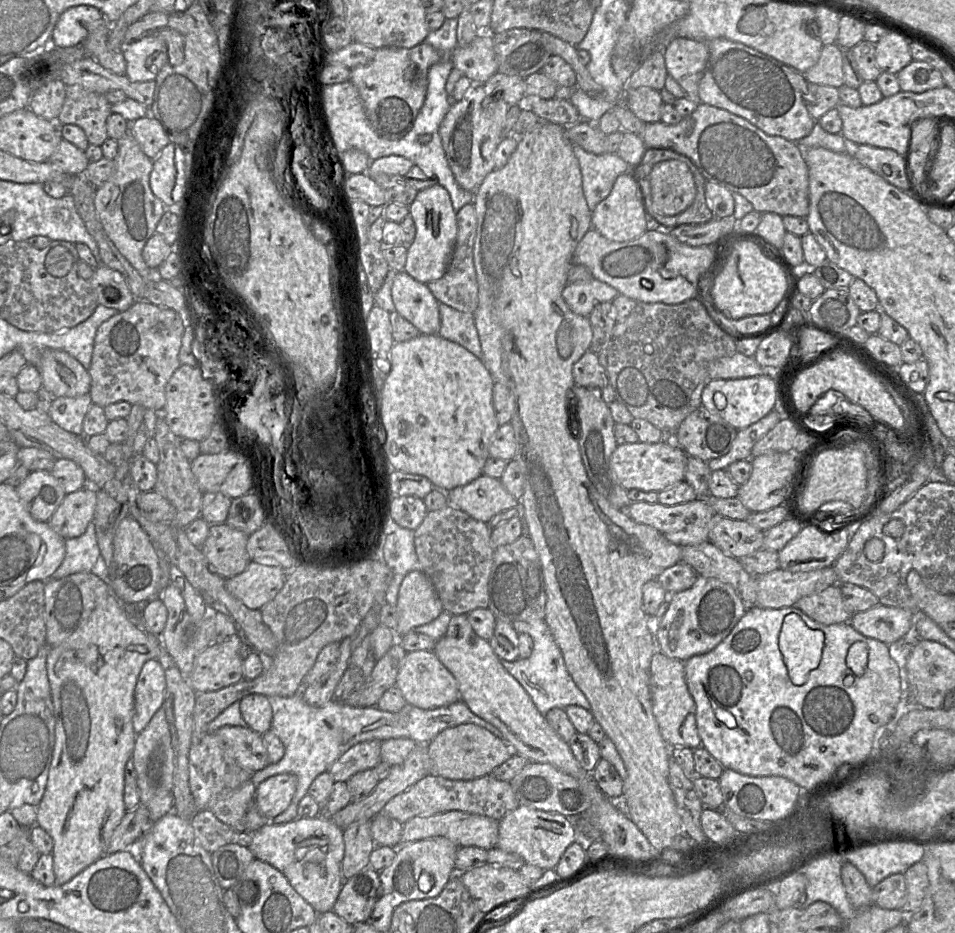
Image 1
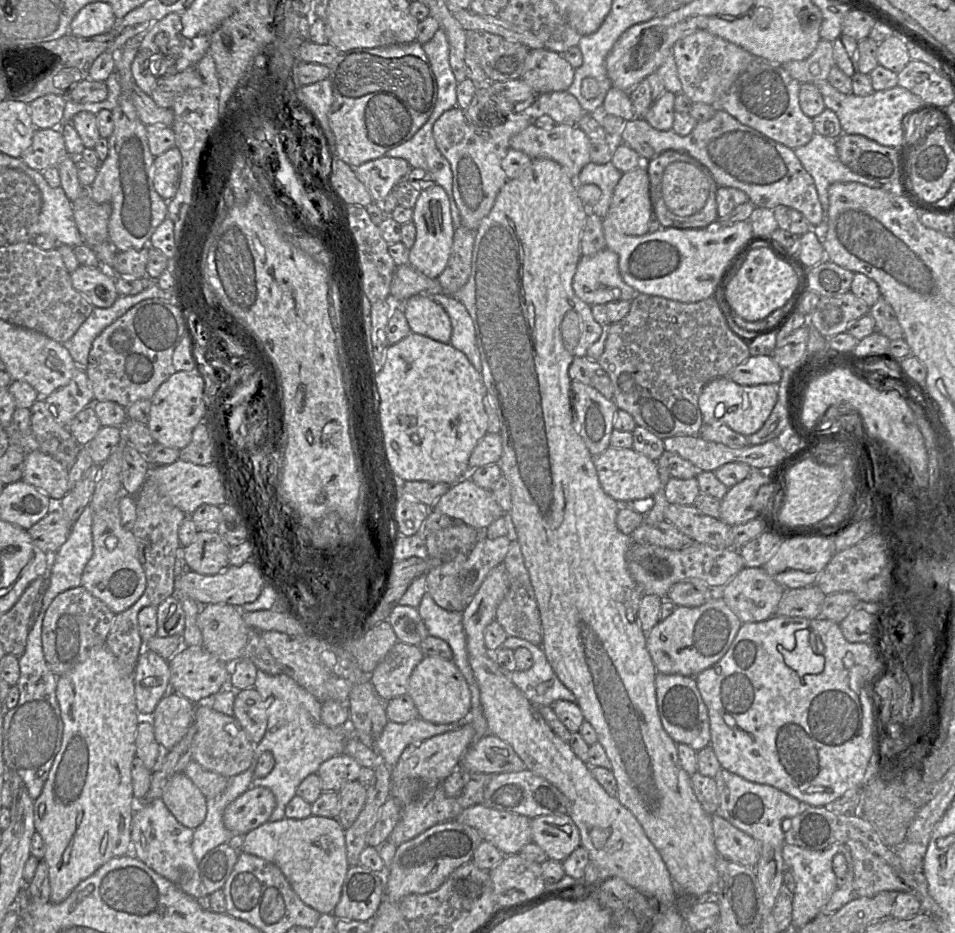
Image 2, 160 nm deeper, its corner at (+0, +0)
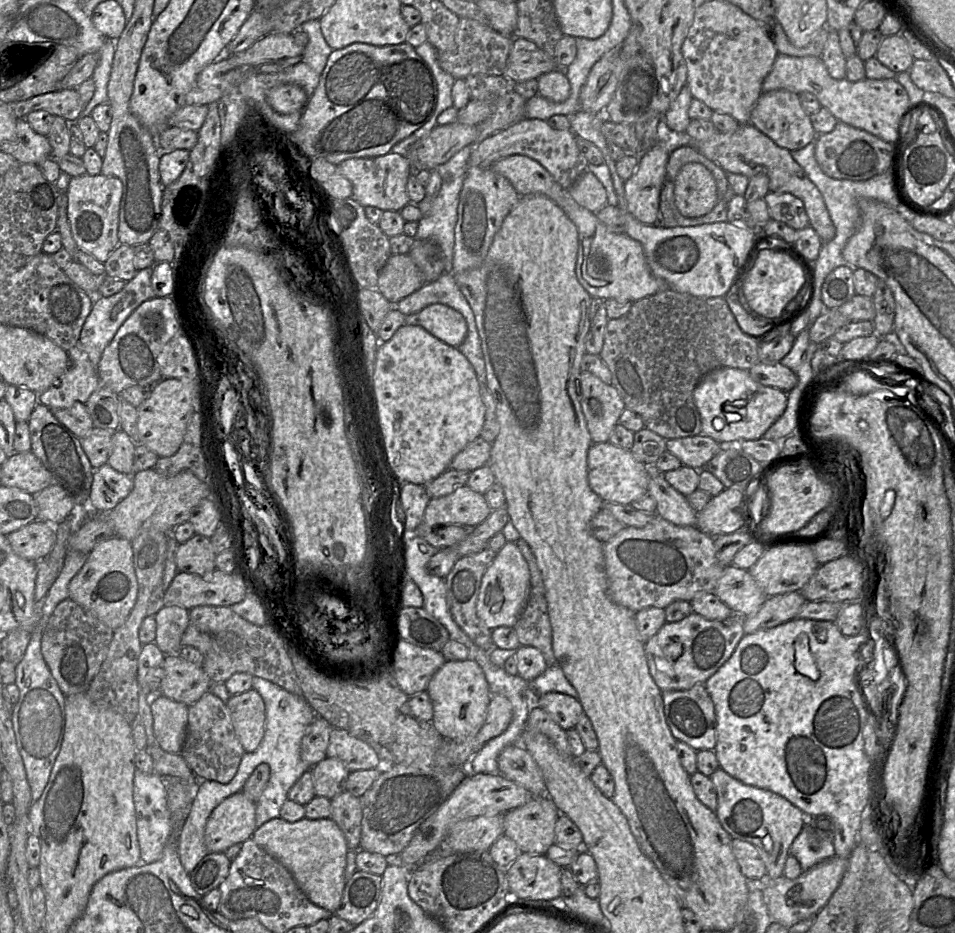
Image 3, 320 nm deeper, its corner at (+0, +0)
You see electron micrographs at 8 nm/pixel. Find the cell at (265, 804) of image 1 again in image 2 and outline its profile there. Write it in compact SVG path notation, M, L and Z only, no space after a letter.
M251 786L225 808L223 822L234 835L246 835L269 821L275 807L276 799L270 789Z

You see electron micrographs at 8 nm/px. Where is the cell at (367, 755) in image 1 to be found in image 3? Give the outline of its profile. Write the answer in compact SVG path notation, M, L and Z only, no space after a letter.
M326 757L311 768L315 796L334 798L345 791L350 771L342 761Z

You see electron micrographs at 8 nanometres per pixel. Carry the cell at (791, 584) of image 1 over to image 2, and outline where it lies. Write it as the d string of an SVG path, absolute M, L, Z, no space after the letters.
M745 567L716 593L743 624L775 615L785 590L763 567Z

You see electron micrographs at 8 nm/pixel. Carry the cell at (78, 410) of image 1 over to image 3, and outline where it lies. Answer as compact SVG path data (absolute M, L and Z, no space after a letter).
M81 343L67 351L69 367L50 388L39 394L39 402L50 409L69 408L75 402L86 403L102 383Z

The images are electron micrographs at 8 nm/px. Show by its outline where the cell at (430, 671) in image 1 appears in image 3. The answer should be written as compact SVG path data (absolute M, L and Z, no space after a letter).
M473 660L446 661L427 686L433 705L432 723L443 738L465 740L475 735L485 722L491 700L482 668Z

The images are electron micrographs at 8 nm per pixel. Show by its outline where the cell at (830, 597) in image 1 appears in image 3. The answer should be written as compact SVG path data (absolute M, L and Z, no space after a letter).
M798 591L767 597L756 614L743 618L744 634L773 628L797 618L805 602Z

